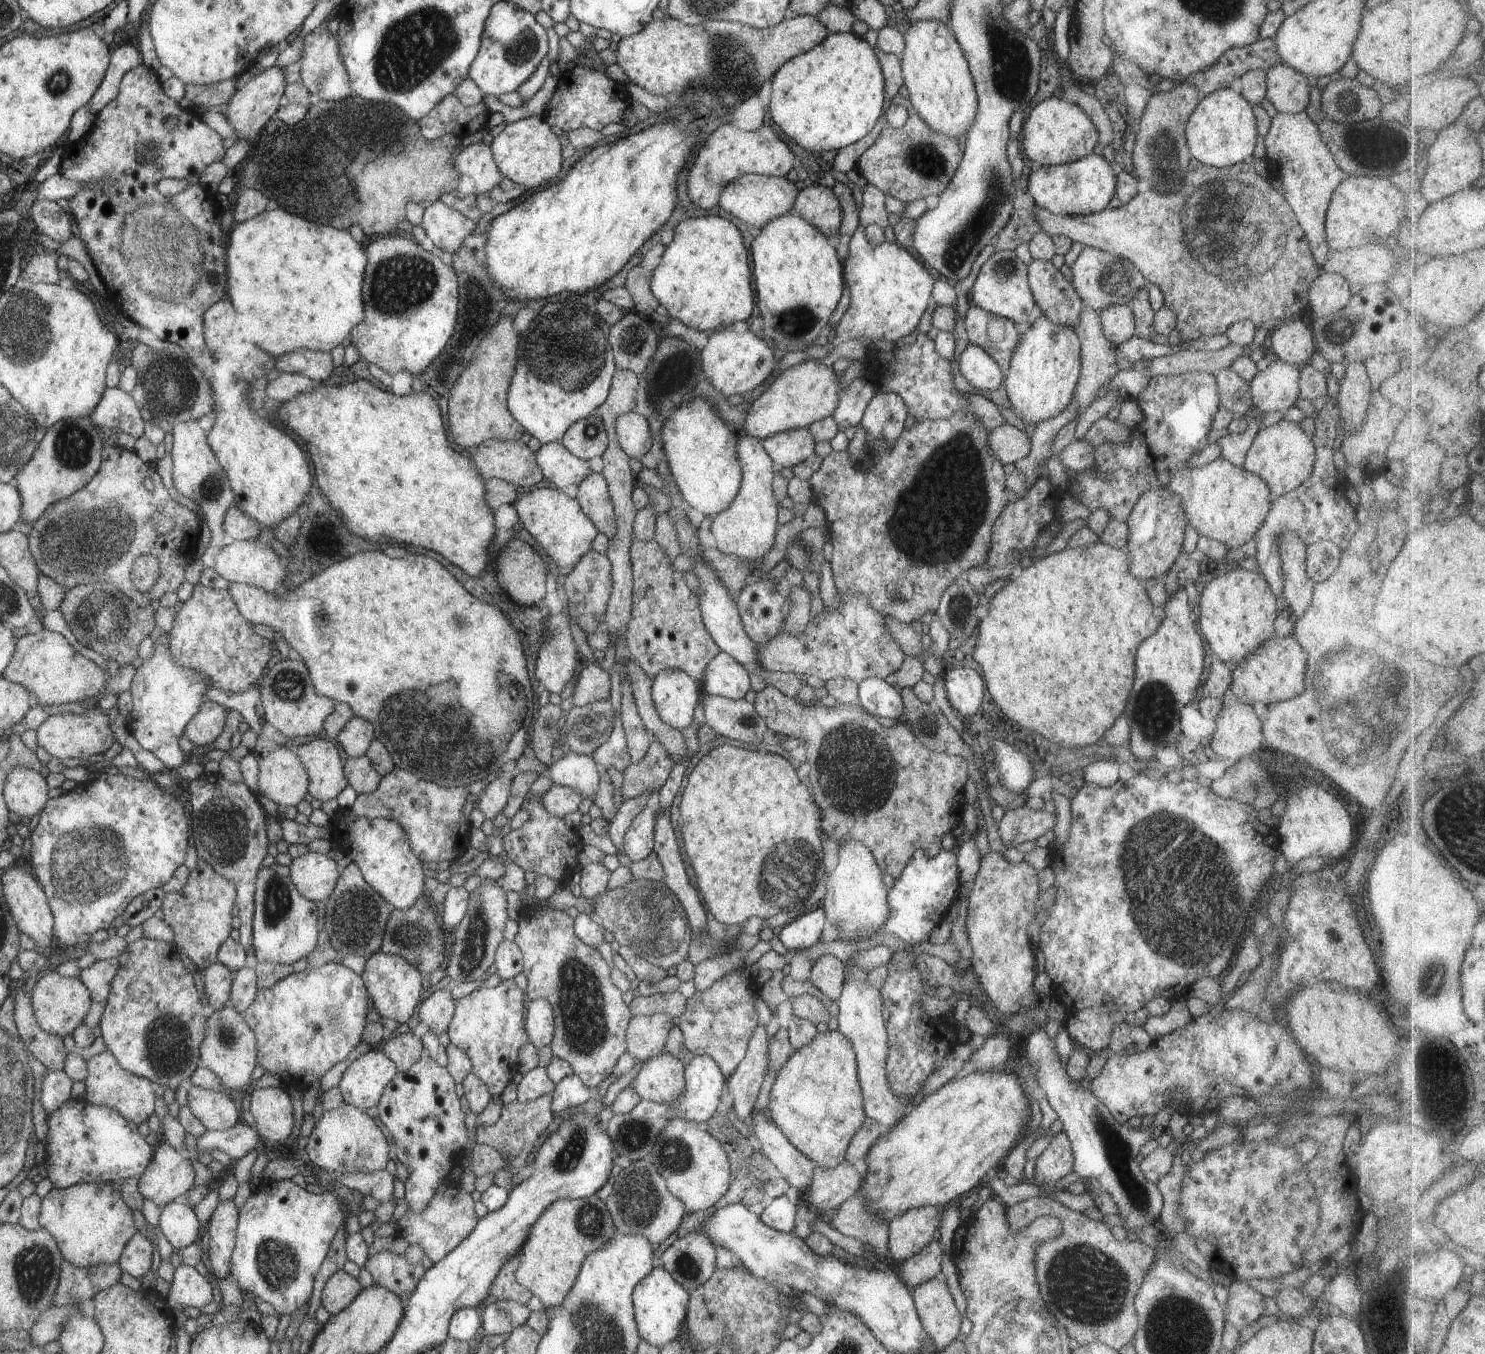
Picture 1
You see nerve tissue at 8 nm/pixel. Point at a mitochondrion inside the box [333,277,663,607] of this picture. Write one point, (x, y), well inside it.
(567, 357)

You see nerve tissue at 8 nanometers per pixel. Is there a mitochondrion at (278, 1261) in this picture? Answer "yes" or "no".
yes

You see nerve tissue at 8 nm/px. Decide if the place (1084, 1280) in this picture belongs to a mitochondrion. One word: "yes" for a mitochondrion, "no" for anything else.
yes

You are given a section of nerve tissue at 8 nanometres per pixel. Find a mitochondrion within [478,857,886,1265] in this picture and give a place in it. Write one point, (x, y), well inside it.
(583, 1013)

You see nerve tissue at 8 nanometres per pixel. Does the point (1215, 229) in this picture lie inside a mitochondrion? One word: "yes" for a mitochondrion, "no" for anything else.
yes

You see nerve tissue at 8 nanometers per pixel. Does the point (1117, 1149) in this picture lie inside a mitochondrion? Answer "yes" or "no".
yes

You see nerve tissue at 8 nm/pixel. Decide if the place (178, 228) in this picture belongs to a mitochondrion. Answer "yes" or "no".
yes

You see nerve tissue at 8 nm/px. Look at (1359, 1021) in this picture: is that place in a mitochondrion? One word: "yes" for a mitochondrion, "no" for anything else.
no

